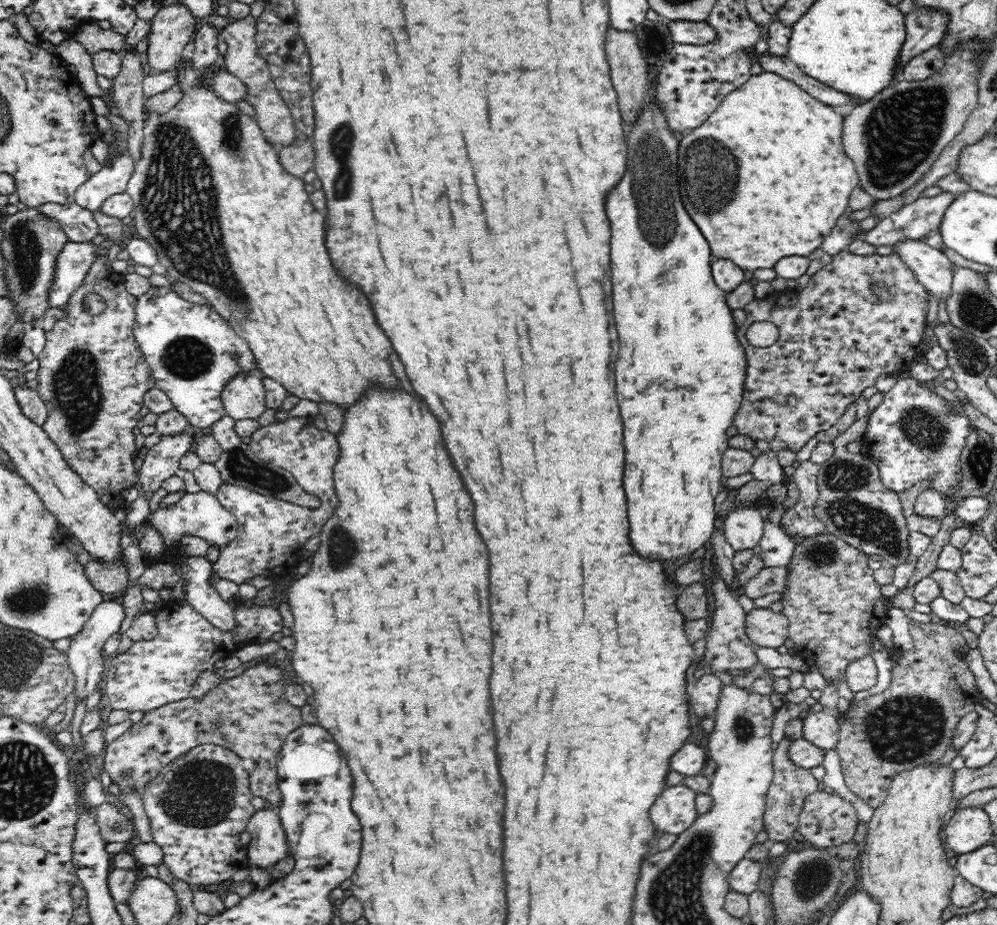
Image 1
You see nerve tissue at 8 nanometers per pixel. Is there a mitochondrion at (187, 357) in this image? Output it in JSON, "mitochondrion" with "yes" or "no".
{"mitochondrion":"yes"}

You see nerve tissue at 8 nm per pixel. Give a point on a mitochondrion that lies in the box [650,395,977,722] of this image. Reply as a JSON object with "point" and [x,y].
{"point":[852,507]}

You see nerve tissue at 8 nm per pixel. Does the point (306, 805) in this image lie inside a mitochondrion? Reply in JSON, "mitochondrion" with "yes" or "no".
{"mitochondrion":"yes"}

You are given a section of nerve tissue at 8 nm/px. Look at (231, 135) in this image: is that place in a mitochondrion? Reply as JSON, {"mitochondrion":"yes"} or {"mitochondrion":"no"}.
{"mitochondrion":"yes"}

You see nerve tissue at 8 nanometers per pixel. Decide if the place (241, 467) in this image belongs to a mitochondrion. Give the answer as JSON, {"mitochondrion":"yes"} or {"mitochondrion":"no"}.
{"mitochondrion":"yes"}

